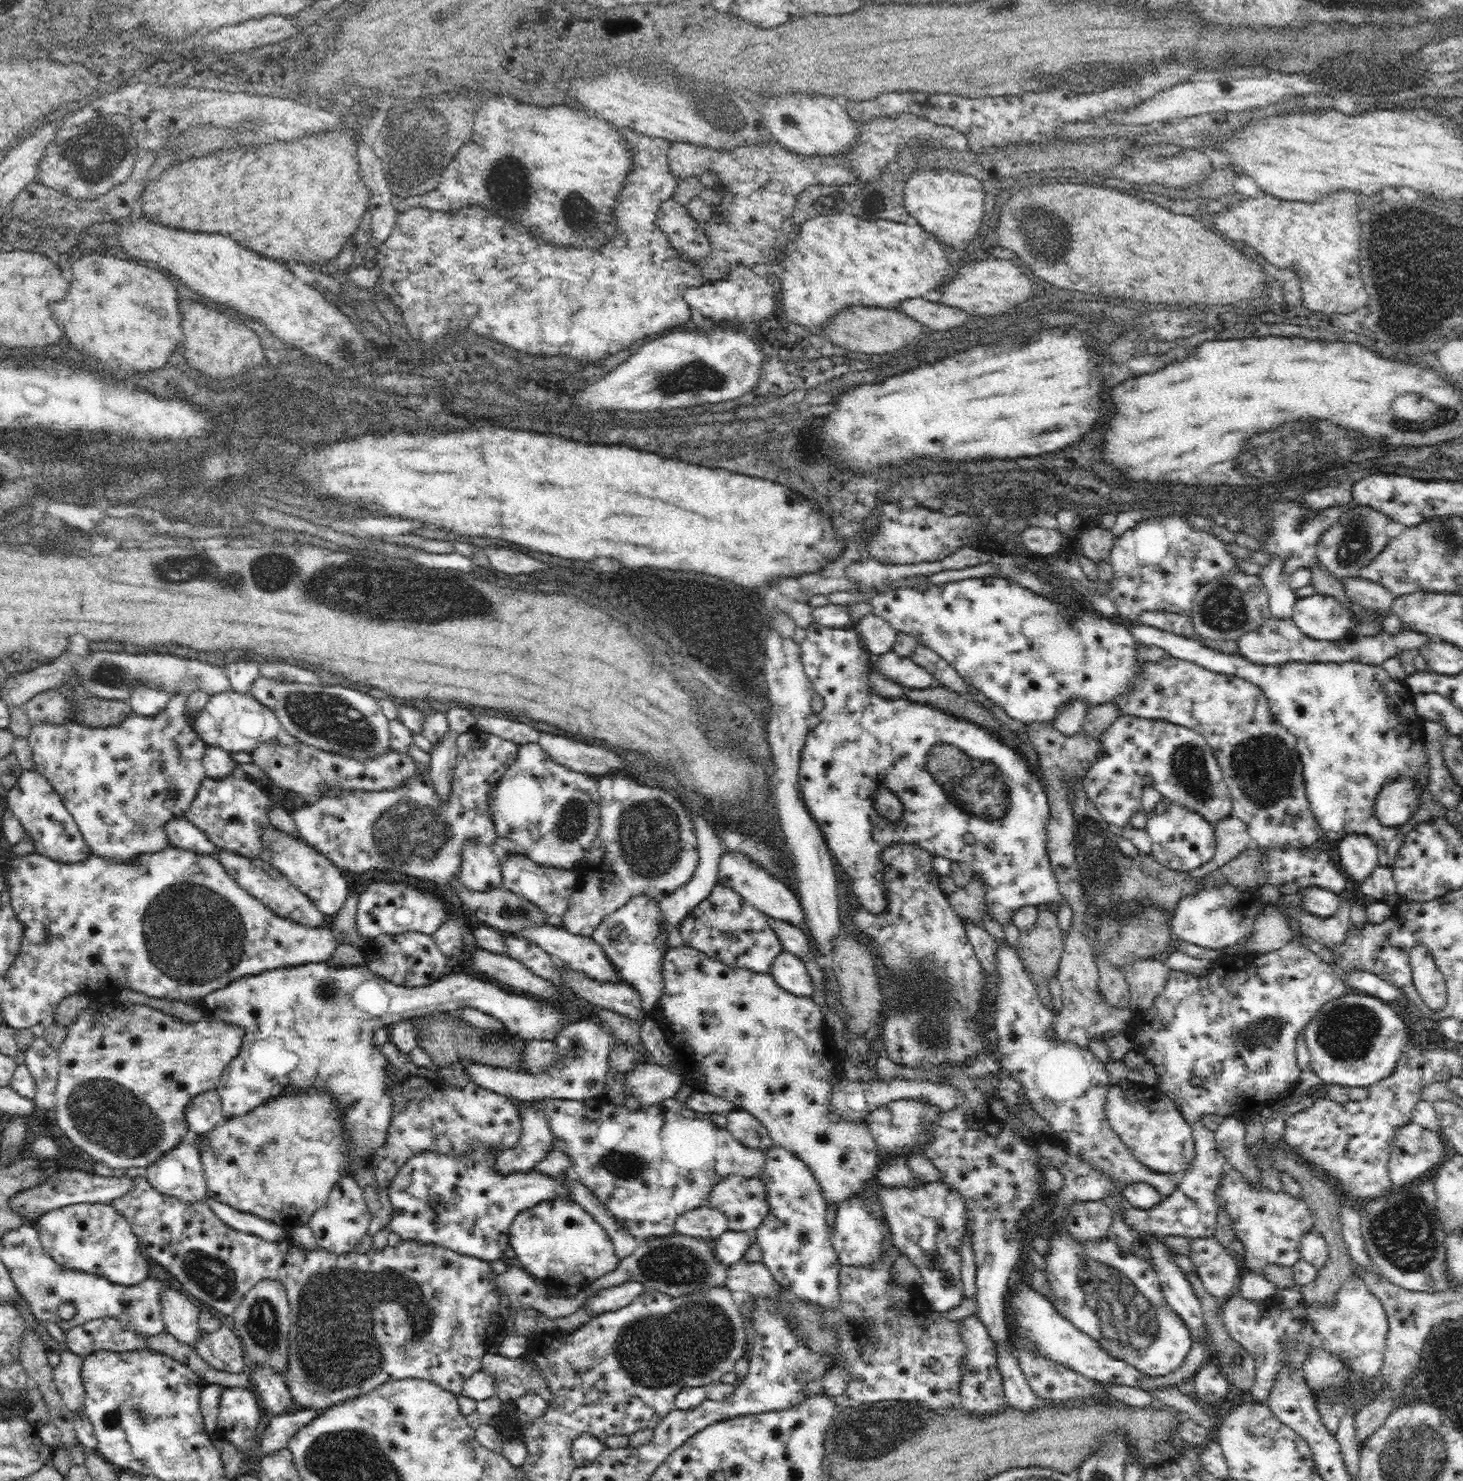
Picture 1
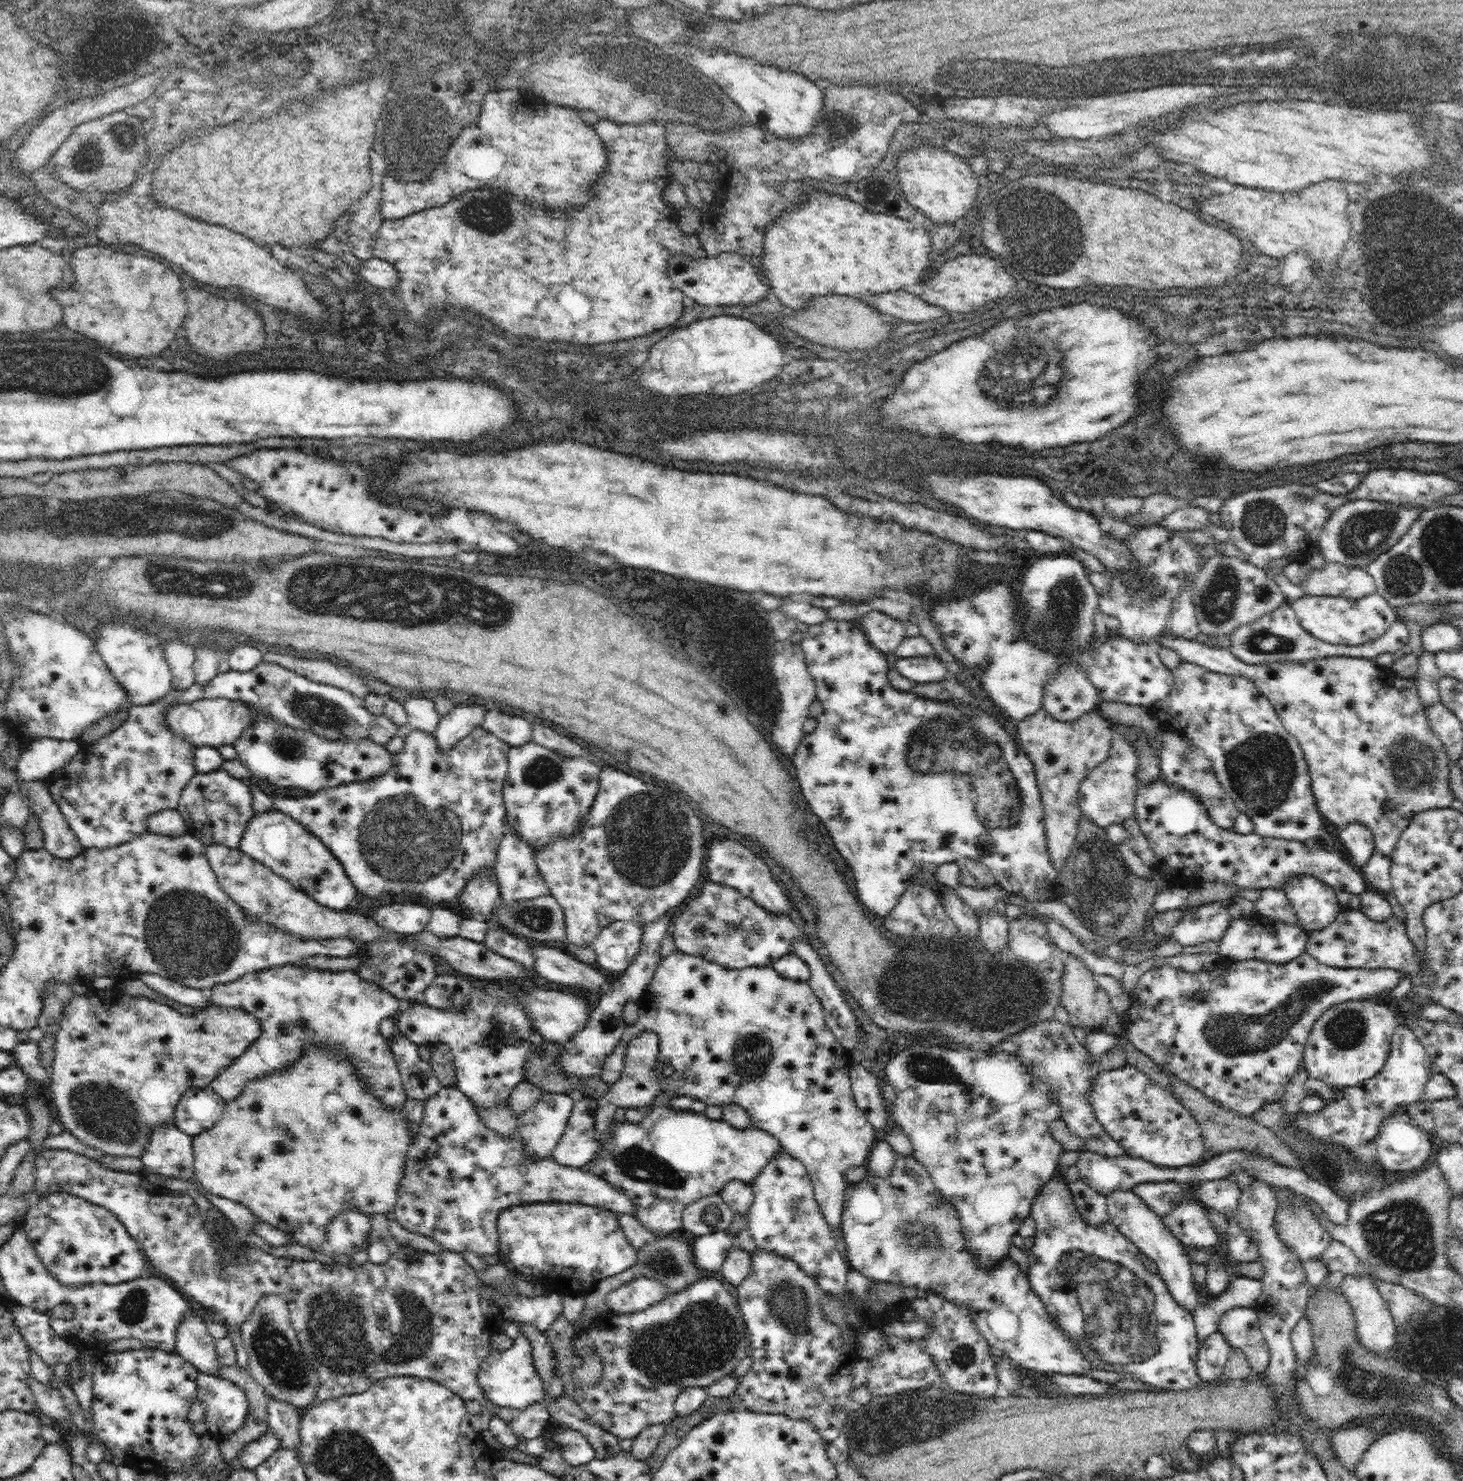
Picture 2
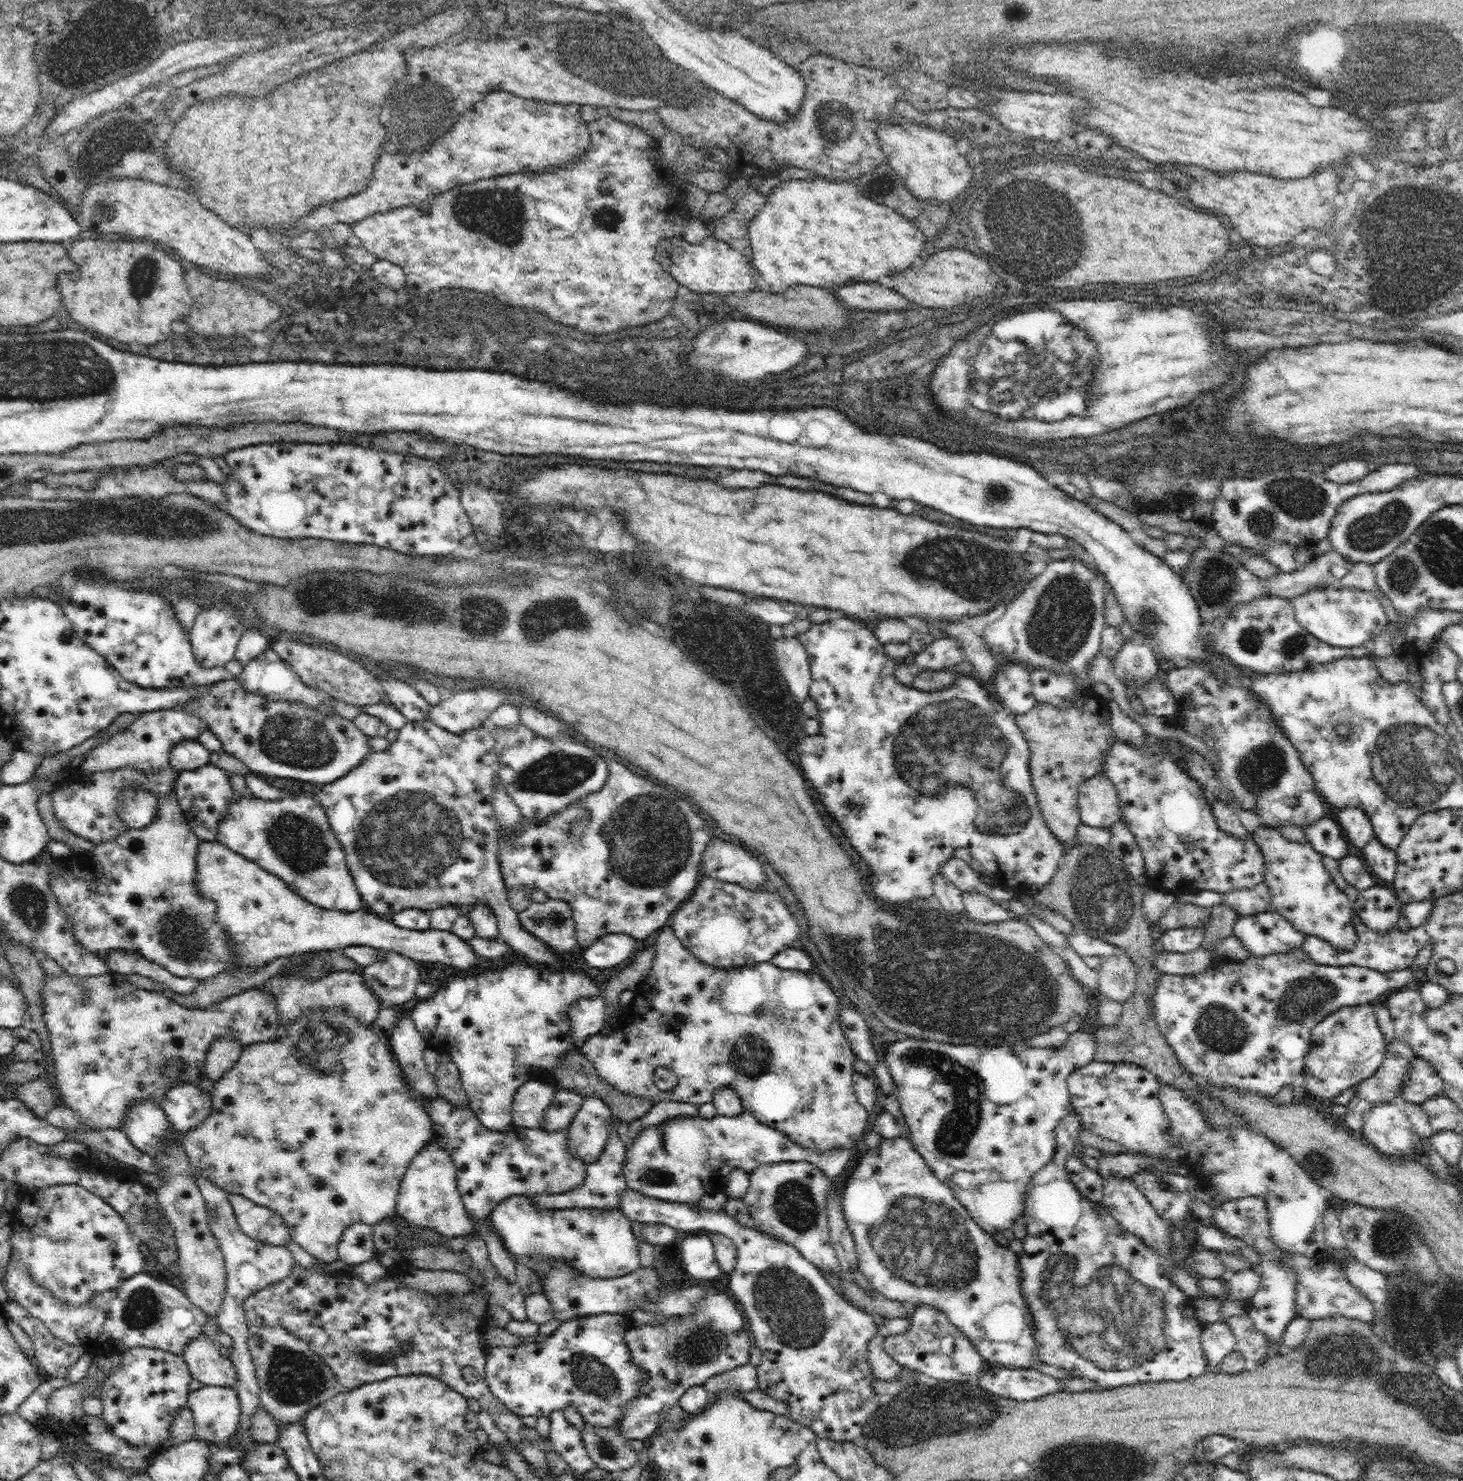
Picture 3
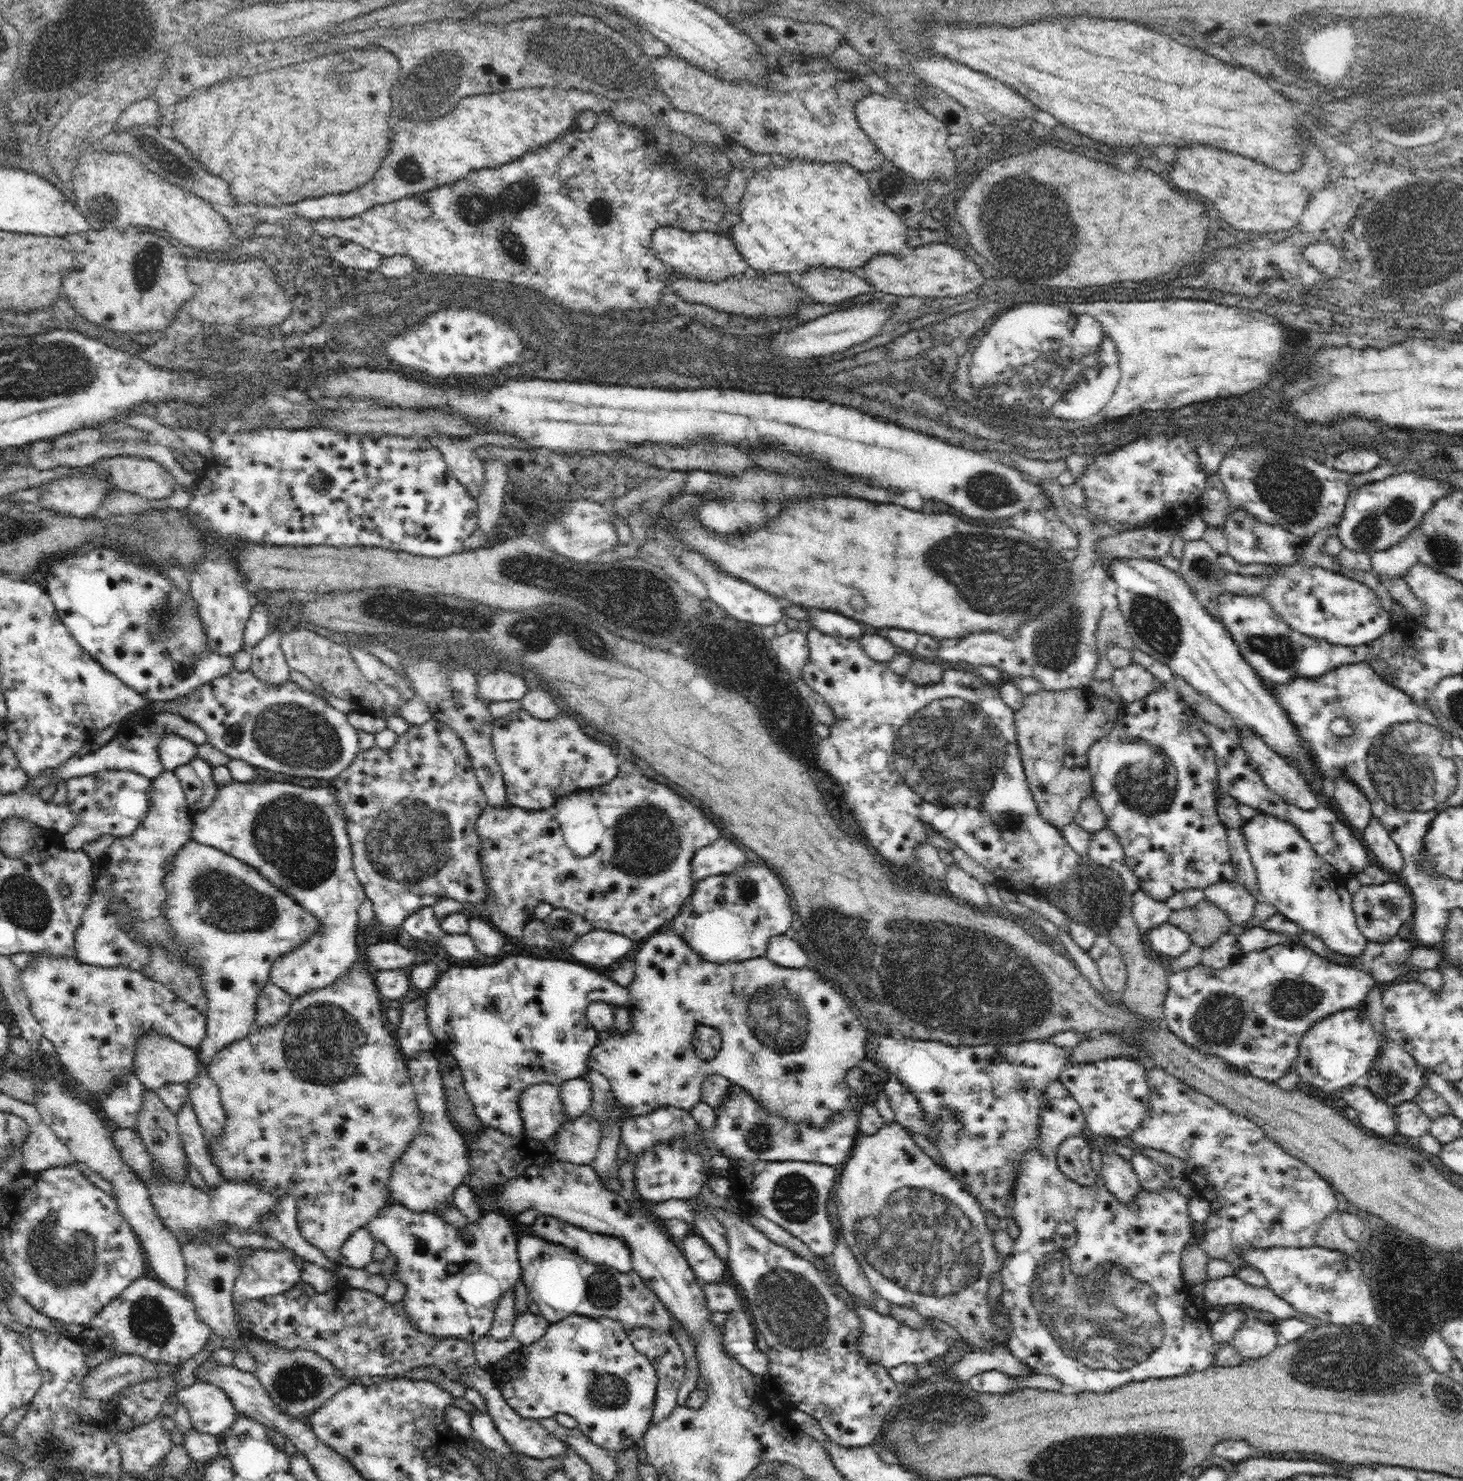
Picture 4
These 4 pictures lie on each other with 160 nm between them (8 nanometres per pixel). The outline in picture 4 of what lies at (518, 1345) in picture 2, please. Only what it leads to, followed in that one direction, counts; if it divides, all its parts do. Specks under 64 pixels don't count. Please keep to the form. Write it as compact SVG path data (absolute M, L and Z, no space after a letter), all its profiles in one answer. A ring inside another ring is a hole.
M572 1314L563 1318L558 1323L551 1323L550 1328L544 1337L532 1342L528 1346L521 1346L516 1351L510 1352L504 1358L495 1363L496 1374L494 1374L495 1386L497 1386L502 1393L506 1402L516 1411L516 1414L527 1419L550 1418L564 1412L569 1414L578 1422L580 1430L588 1435L588 1438L595 1442L598 1446L604 1449L620 1451L642 1443L642 1438L648 1427L650 1420L652 1420L652 1410L654 1410L654 1398L656 1396L657 1376L656 1369L652 1366L650 1359L646 1355L638 1352L632 1341L629 1339L629 1333L624 1330L622 1323L619 1320L614 1320L609 1316L600 1316L598 1319L584 1315Z

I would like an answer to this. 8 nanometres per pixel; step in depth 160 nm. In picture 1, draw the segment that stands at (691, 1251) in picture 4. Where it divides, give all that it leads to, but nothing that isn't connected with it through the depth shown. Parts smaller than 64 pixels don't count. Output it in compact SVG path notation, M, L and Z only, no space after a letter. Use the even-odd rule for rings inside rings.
M728 1229L724 1234L713 1240L713 1252L720 1259L720 1263L730 1268L742 1260L748 1247L756 1242L755 1234L751 1236L747 1231L733 1231Z

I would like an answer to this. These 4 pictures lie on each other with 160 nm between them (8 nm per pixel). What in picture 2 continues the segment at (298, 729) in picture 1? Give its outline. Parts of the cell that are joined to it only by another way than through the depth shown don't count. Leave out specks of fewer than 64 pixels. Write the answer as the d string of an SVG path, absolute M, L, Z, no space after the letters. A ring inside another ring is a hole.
M261 663L256 669L238 672L230 669L218 673L207 685L200 686L194 681L187 689L170 689L162 698L173 707L176 704L196 702L202 698L229 698L241 700L250 706L268 711L274 719L284 724L302 729L310 729L324 739L371 739L369 728L374 714L366 708L365 698L358 698L347 690L314 682L278 664Z

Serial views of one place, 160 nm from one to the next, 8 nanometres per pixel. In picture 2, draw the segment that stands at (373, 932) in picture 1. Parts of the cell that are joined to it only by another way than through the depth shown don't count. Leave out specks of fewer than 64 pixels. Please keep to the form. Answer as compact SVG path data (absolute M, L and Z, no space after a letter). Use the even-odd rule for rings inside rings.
M420 902L381 904L374 908L371 916L376 925L391 933L415 935L427 929L431 910Z

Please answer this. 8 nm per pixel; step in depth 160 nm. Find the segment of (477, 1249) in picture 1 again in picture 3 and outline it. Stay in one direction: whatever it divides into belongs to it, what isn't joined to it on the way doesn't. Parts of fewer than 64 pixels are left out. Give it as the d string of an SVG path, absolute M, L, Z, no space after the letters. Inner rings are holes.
M441 1095L433 1098L427 1107L433 1123L433 1138L438 1145L446 1151L450 1151L452 1161L456 1167L456 1183L462 1197L462 1203L466 1209L466 1215L472 1225L484 1217L488 1220L489 1214L503 1200L509 1196L563 1193L567 1190L579 1187L586 1178L587 1164L574 1155L568 1147L568 1130L560 1132L545 1132L542 1129L528 1129L523 1127L513 1128L510 1131L492 1131L485 1128L480 1119L470 1106L454 1106L444 1100ZM626 1188L626 1192L622 1194L618 1208L631 1221L667 1224L682 1232L720 1233L730 1238L736 1245L738 1258L736 1266L729 1274L728 1288L744 1307L750 1322L750 1334L755 1336L755 1345L762 1354L760 1363L755 1366L758 1390L786 1402L789 1406L788 1416L801 1425L810 1427L818 1437L845 1442L863 1435L866 1420L886 1400L872 1389L875 1378L870 1371L867 1346L876 1334L878 1325L870 1313L850 1304L848 1299L824 1279L819 1268L802 1257L796 1247L754 1227L738 1224L725 1211L698 1207L696 1203L660 1200L630 1188Z

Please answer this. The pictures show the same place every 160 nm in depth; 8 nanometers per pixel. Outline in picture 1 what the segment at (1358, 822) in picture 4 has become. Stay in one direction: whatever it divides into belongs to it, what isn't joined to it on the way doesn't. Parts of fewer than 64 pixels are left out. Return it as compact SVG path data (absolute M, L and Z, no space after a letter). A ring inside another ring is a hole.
M1352 833L1339 840L1341 872L1348 880L1361 883L1379 865L1376 841L1368 835Z

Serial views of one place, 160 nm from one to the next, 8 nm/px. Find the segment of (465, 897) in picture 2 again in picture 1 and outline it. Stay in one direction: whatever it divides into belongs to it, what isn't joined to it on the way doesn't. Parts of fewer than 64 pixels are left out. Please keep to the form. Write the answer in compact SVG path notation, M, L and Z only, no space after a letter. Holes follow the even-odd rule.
M466 840L461 855L459 882L468 890L490 892L503 886L502 865L490 846L484 846L477 840Z

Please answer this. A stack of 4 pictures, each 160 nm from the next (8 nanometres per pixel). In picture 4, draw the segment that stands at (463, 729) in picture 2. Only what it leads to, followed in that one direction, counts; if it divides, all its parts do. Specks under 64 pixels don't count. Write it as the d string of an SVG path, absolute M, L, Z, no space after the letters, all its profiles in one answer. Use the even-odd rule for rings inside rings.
M500 664L493 670L483 670L477 678L478 695L489 706L491 702L521 700L528 692L528 684L522 676L504 670Z

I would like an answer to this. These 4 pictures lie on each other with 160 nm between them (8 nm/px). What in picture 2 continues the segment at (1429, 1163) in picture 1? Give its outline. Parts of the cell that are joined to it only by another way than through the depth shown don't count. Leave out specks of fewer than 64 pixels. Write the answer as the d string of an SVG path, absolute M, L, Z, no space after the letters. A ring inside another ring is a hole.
M1407 1112L1392 1113L1382 1120L1375 1138L1380 1169L1403 1171L1409 1175L1416 1173L1428 1164L1433 1139L1433 1134L1420 1128Z

